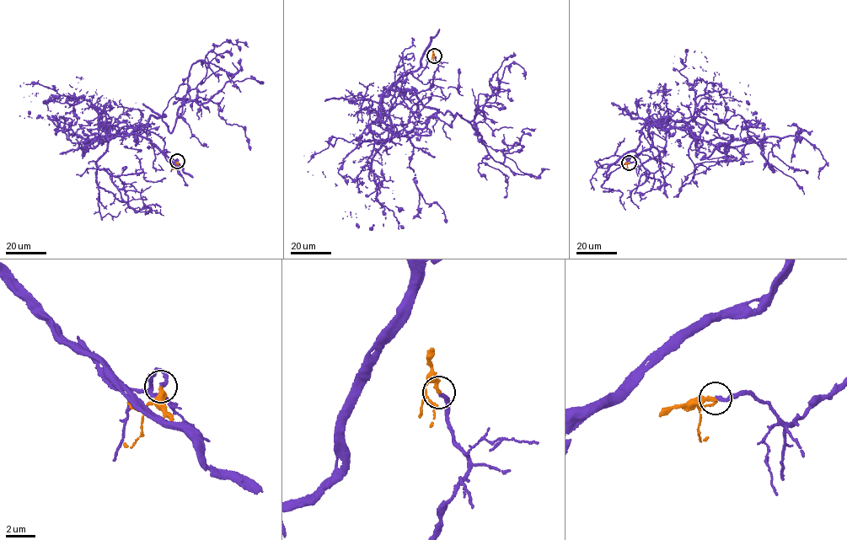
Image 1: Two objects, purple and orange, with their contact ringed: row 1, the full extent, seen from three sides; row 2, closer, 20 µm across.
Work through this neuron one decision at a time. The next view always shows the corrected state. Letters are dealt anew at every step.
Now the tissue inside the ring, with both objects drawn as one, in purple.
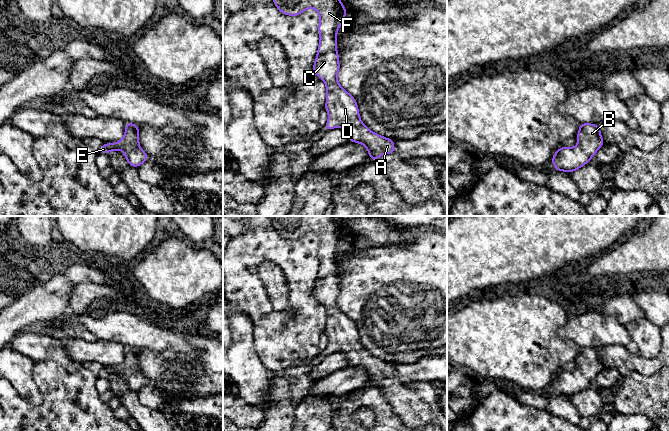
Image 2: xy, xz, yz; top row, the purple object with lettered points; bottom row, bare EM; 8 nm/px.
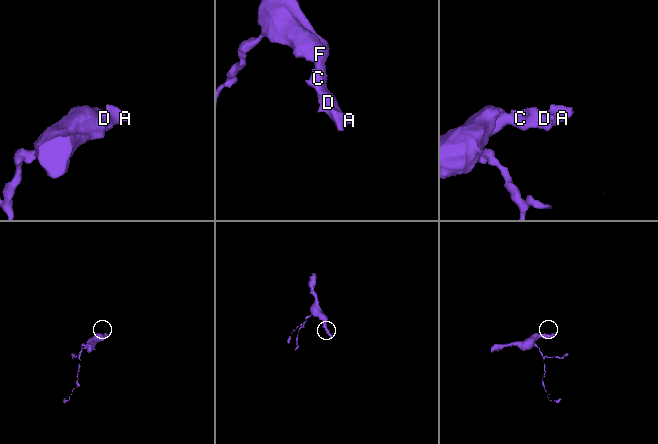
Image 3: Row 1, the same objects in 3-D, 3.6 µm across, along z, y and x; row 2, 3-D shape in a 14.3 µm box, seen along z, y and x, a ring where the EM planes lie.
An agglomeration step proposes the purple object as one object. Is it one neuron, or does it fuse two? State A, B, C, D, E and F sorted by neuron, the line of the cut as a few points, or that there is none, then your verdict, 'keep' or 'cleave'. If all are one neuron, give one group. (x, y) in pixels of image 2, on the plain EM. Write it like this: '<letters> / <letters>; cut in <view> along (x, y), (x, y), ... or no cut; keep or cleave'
A B C D E F; no cut; keep

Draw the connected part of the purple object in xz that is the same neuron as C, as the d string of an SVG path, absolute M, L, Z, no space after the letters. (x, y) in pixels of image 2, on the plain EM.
M269 216L272 220L272 226L278 234L288 240L297 240L309 232L317 234L320 242L318 256L320 266L317 279L313 288L313 297L325 306L326 309L326 328L325 334L329 341L324 351L325 355L333 352L344 351L350 366L360 367L365 370L369 376L369 383L377 384L384 378L396 376L394 364L385 362L369 352L361 345L359 332L356 323L349 318L338 307L338 296L340 293L339 279L337 275L337 255L340 252L347 236L341 224L335 216Z

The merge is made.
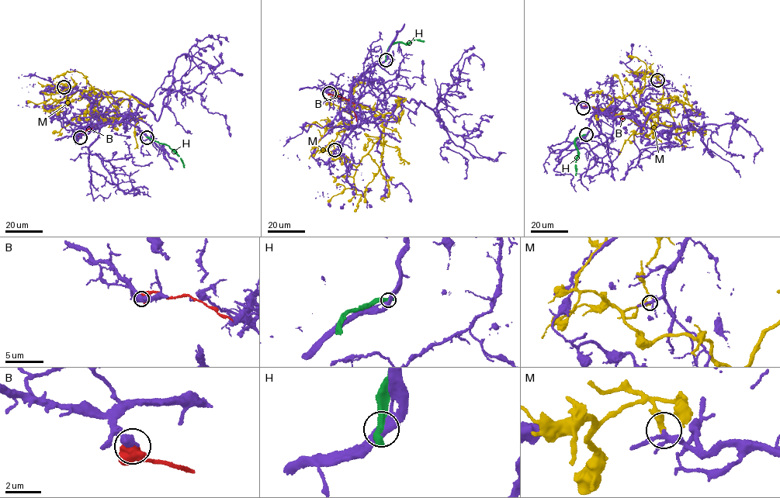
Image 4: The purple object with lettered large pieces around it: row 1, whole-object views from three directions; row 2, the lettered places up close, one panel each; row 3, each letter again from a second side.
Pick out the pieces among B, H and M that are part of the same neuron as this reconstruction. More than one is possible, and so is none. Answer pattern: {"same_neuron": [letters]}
{"same_neuron": []}

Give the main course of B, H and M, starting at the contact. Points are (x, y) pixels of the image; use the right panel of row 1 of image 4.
B: (583, 107), (593, 106), (625, 119)
H: (587, 135), (577, 136), (575, 141), (578, 152), (575, 175)
M: (656, 80), (663, 98), (678, 98), (645, 114), (629, 95), (643, 88), (646, 64), (628, 57)

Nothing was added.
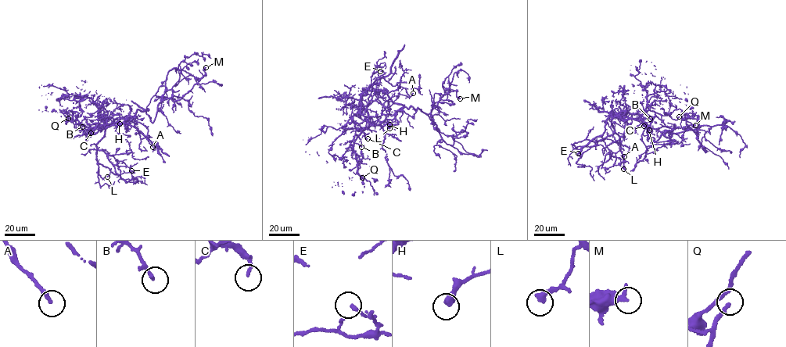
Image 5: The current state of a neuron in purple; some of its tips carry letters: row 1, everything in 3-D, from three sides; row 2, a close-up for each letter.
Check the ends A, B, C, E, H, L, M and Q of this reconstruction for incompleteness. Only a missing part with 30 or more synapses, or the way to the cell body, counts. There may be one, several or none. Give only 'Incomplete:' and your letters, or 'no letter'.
Incomplete: no letter

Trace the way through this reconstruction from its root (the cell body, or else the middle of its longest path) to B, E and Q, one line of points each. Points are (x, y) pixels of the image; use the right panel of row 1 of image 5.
B: (609, 115), (619, 116), (622, 112), (632, 119), (639, 117), (644, 112), (650, 119)
E: (609, 115), (612, 116), (613, 134), (579, 154), (580, 157), (578, 153)
Q: (609, 115), (619, 116), (622, 112), (632, 119), (639, 117), (649, 110), (673, 119), (679, 116)

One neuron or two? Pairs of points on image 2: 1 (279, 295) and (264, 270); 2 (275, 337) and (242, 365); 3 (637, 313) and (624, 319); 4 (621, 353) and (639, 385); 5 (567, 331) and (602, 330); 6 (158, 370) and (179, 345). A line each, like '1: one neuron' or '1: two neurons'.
1: one neuron
2: two neurons
3: one neuron
4: two neurons
5: one neuron
6: two neurons

